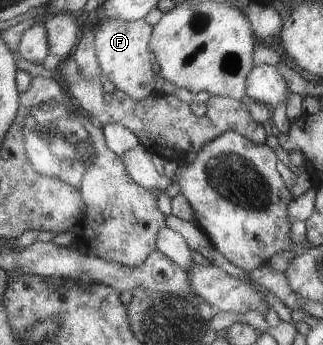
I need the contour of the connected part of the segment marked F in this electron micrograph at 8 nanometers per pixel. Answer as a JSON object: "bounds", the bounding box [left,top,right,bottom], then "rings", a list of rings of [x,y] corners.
{"bounds":[94,18,155,100],"rings":[[[113,18],[94,27],[94,50],[102,77],[106,77],[118,90],[134,100],[150,96],[155,88],[155,72],[149,52],[149,38],[152,38],[153,28],[144,19],[125,21]]]}

